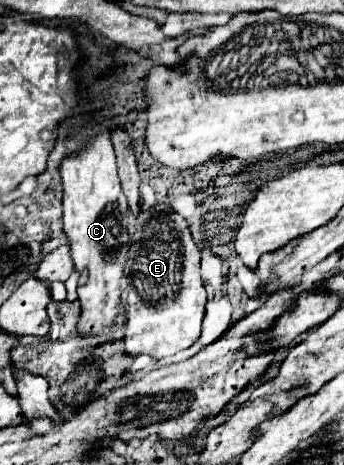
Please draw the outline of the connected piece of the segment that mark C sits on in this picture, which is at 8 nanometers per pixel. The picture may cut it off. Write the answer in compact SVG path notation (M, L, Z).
M100 135L76 157L64 159L60 175L64 183L64 233L68 237L70 255L76 271L88 273L88 281L78 287L78 301L82 305L78 335L102 335L116 325L116 317L120 315L120 301L124 295L122 279L126 277L126 261L132 245L128 203L120 189L110 135Z

